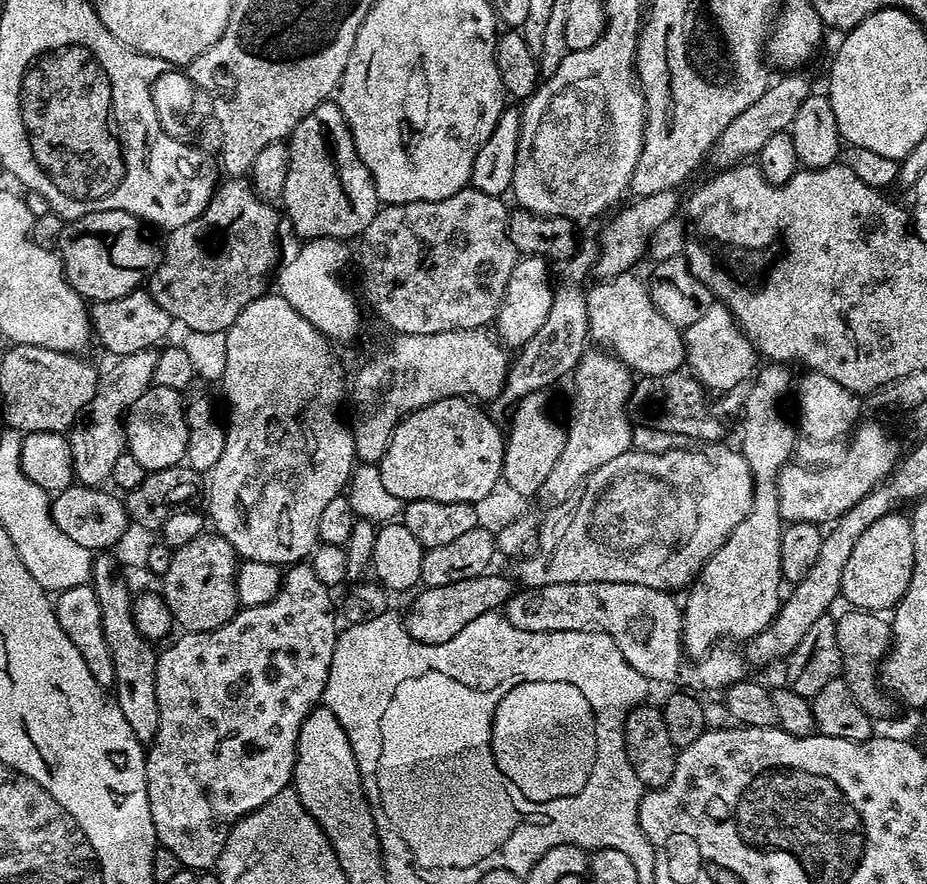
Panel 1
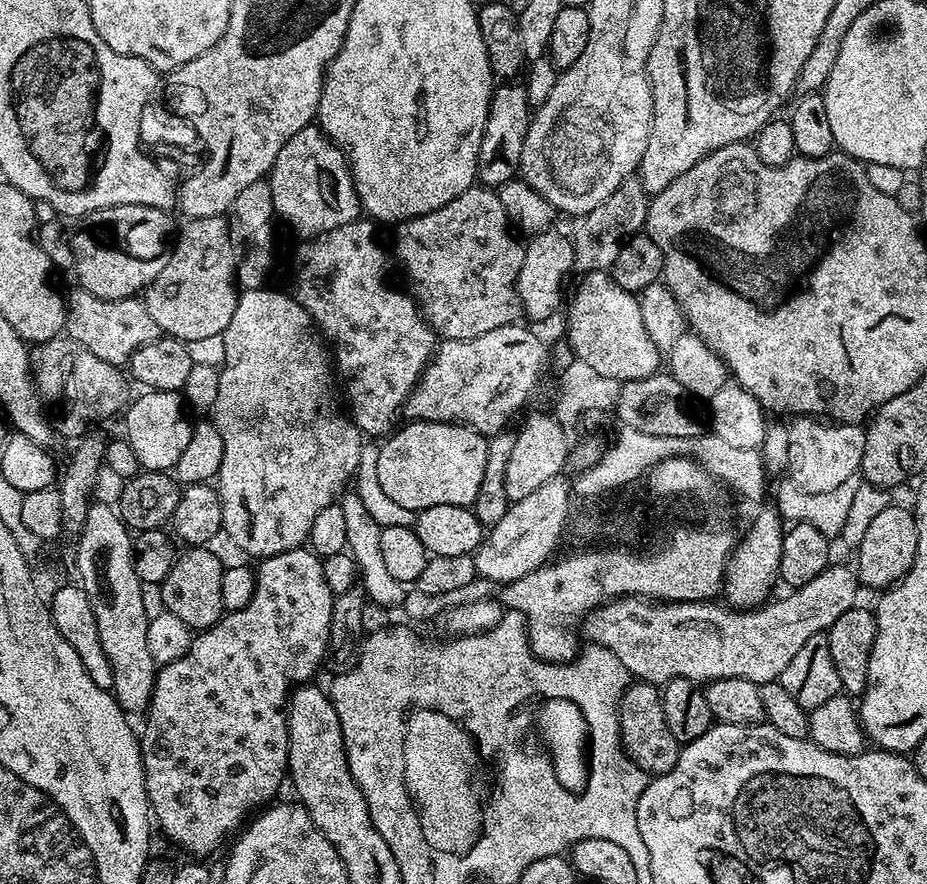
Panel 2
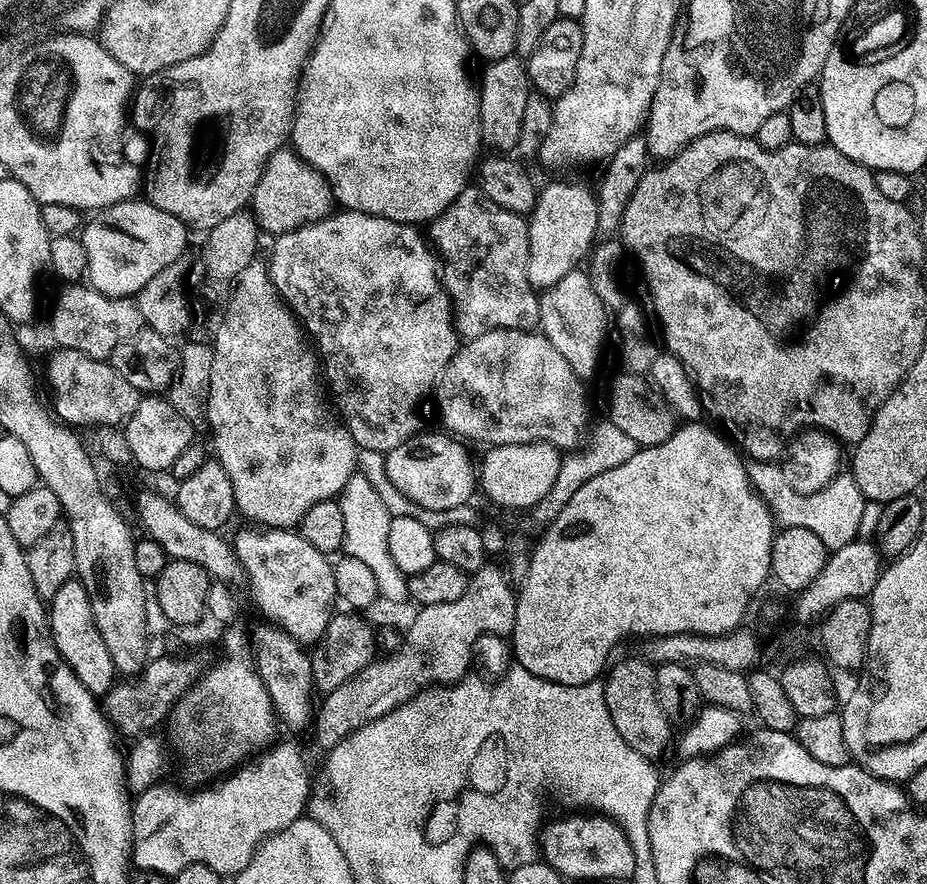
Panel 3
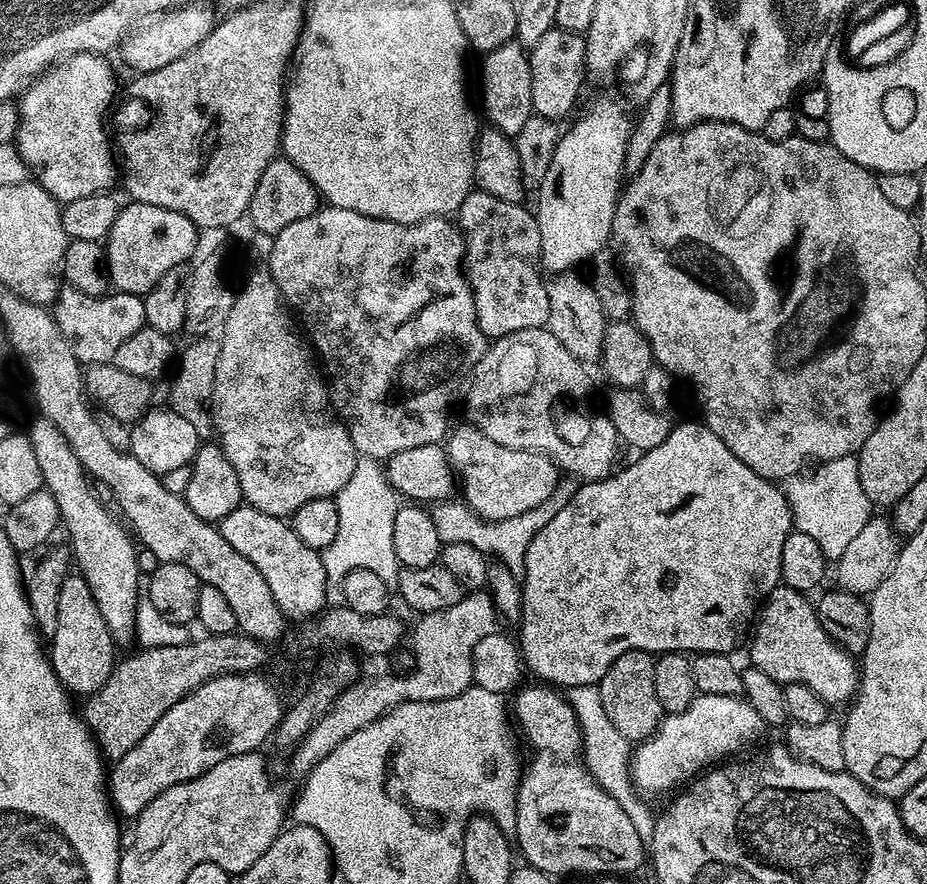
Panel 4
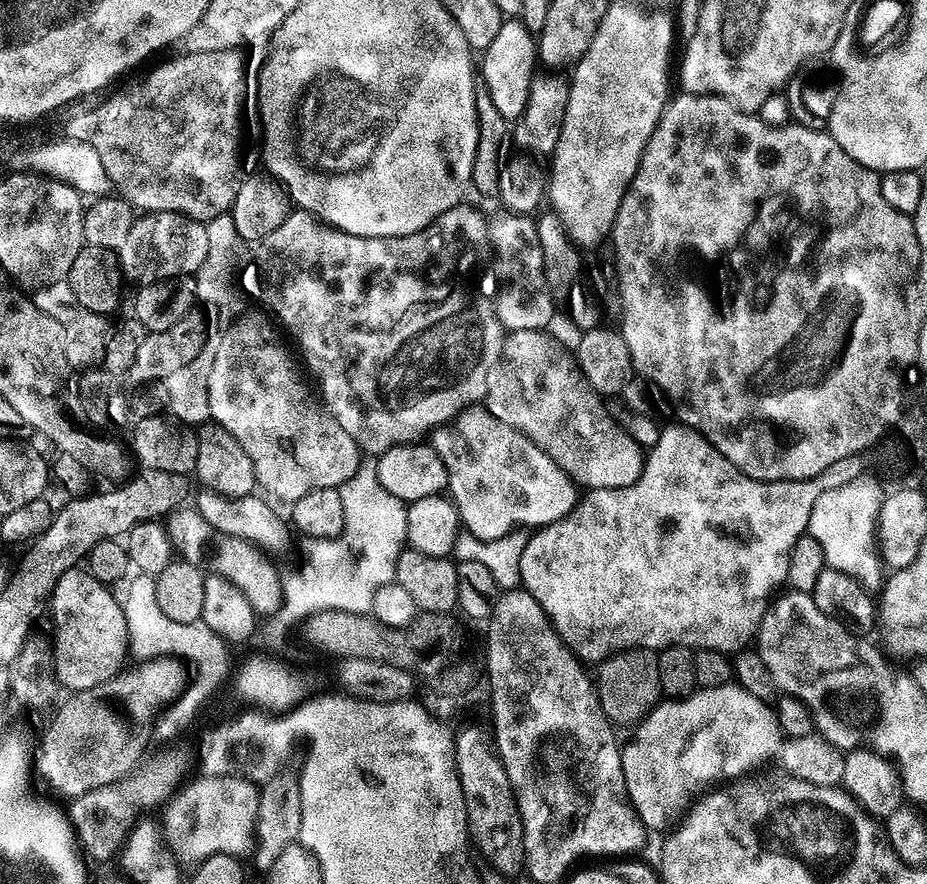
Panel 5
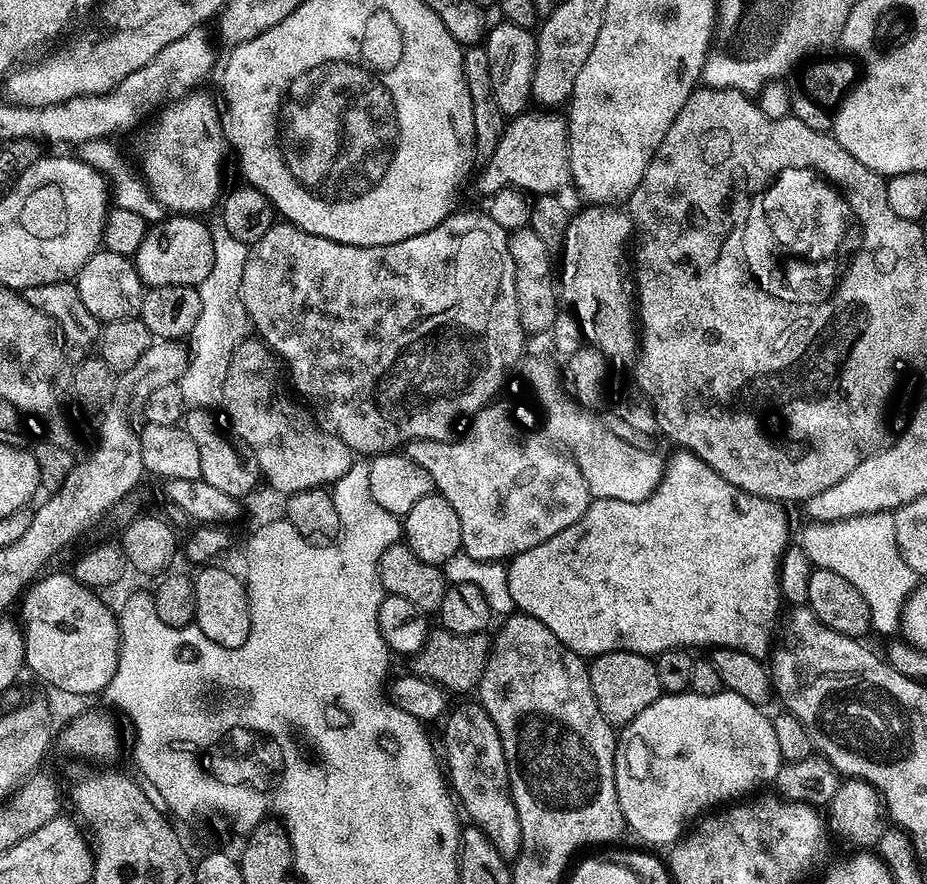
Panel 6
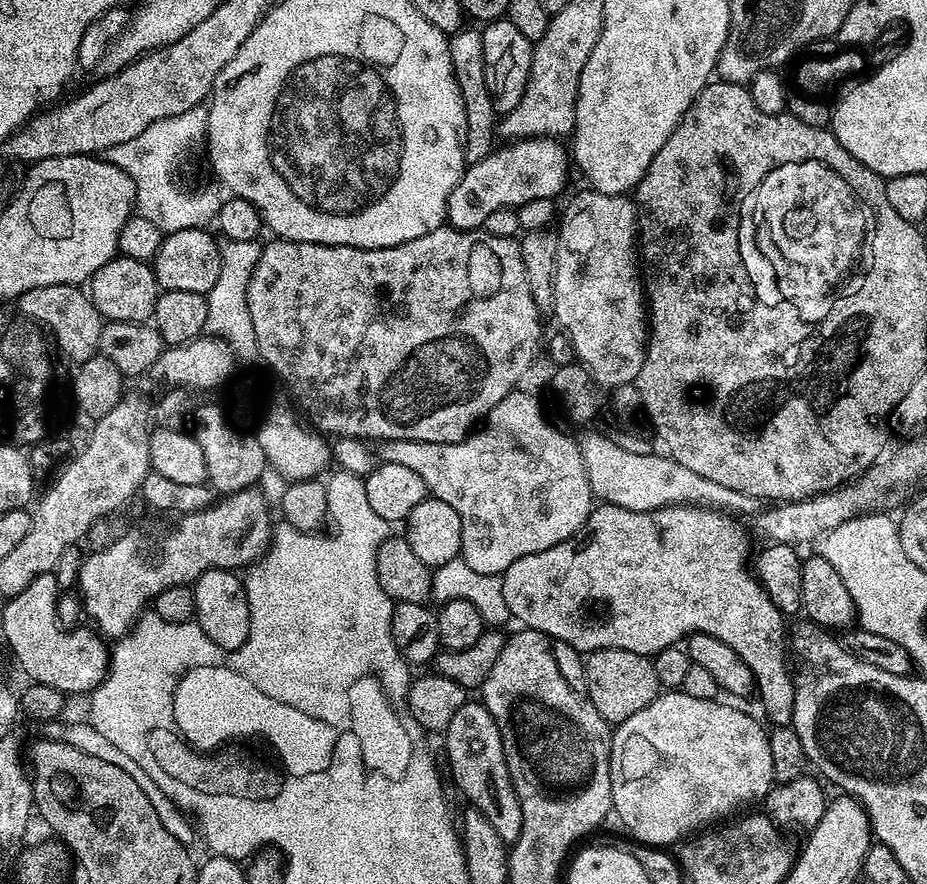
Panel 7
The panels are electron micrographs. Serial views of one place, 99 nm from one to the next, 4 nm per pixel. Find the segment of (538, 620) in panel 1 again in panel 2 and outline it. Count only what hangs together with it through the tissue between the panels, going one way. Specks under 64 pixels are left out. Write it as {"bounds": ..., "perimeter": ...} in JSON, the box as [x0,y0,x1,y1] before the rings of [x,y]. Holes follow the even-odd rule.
{"bounds":[578,563,858,686],"perimeter":[[[833,563],[831,566],[822,570],[822,574],[818,574],[818,578],[814,578],[814,582],[806,582],[806,586],[791,589],[781,600],[775,598],[769,599],[763,606],[757,606],[751,610],[733,610],[731,607],[723,606],[719,608],[716,602],[705,602],[696,600],[695,603],[688,603],[685,600],[674,600],[671,602],[661,602],[651,598],[645,598],[638,595],[621,596],[615,600],[608,601],[607,604],[601,604],[599,608],[593,608],[587,616],[583,617],[582,623],[579,625],[578,632],[581,637],[585,636],[588,644],[597,644],[603,648],[608,648],[610,654],[614,654],[614,658],[618,658],[622,662],[622,666],[626,666],[629,677],[635,678],[640,682],[647,682],[657,686],[663,686],[674,678],[690,678],[697,682],[707,682],[709,680],[717,680],[718,678],[746,678],[755,684],[765,684],[766,682],[779,679],[782,671],[785,670],[794,654],[798,654],[798,650],[802,650],[802,646],[809,638],[814,638],[821,634],[827,633],[830,626],[834,626],[834,622],[838,622],[838,618],[842,618],[842,614],[846,614],[846,610],[857,607],[856,588],[858,589],[858,576],[851,567],[848,568],[844,564]]]}

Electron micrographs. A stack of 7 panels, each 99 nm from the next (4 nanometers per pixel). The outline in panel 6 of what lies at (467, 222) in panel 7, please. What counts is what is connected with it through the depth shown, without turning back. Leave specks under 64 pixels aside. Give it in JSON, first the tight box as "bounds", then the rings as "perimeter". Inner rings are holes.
{"bounds":[476,110,569,194],"perimeter":[[[556,110],[525,111],[523,114],[511,117],[504,125],[504,133],[498,142],[498,150],[483,165],[484,173],[476,180],[476,188],[480,192],[493,194],[503,188],[519,189],[524,194],[556,194],[563,184],[569,183],[568,174],[568,121]]]}

